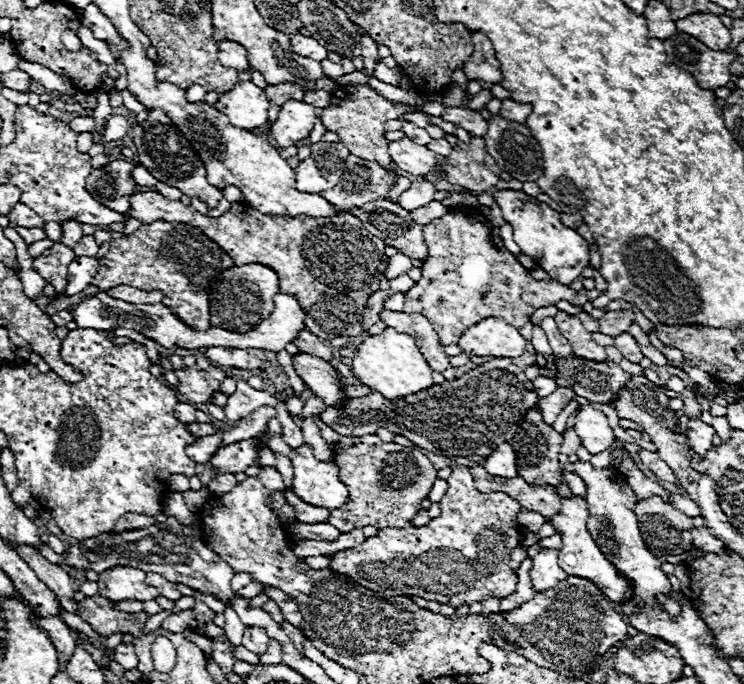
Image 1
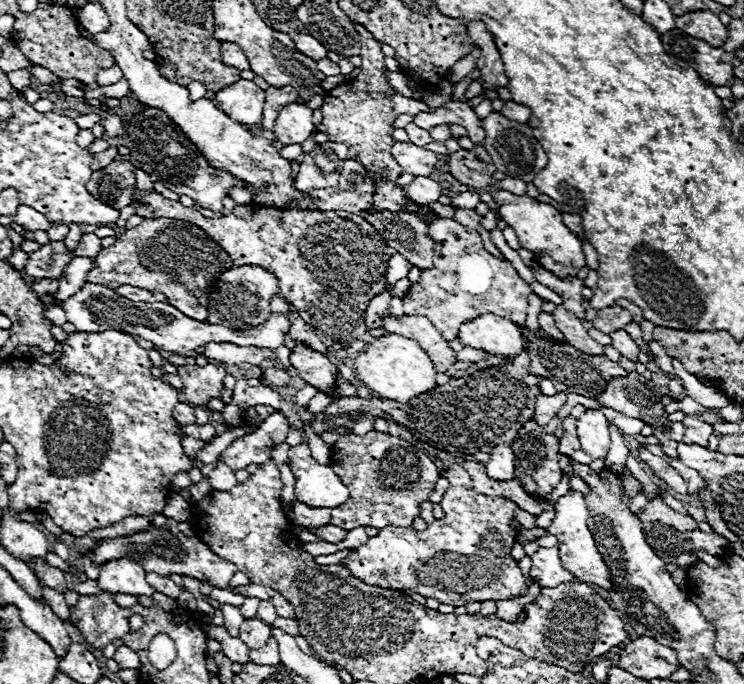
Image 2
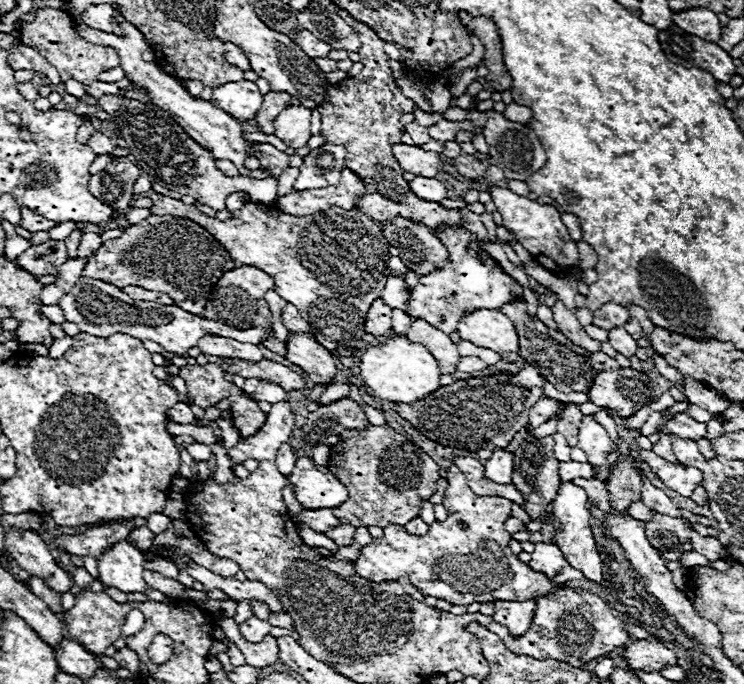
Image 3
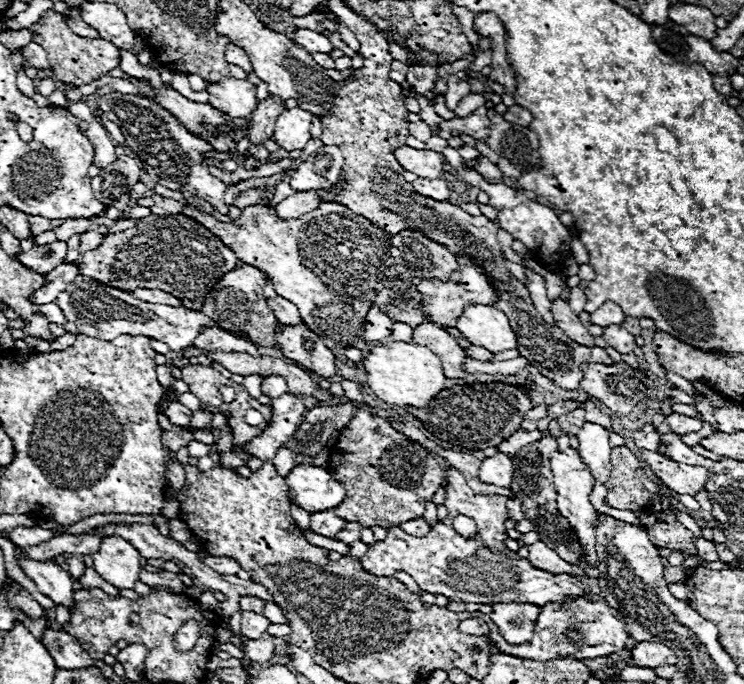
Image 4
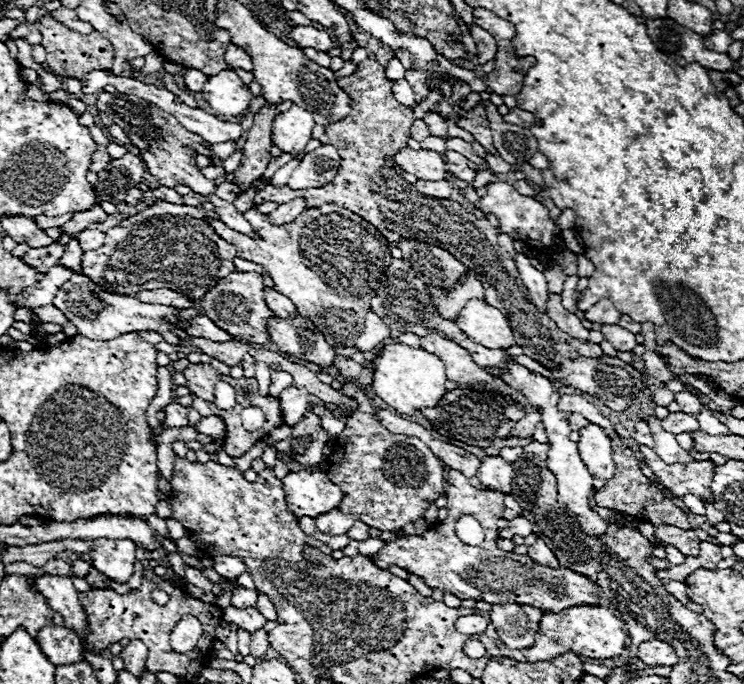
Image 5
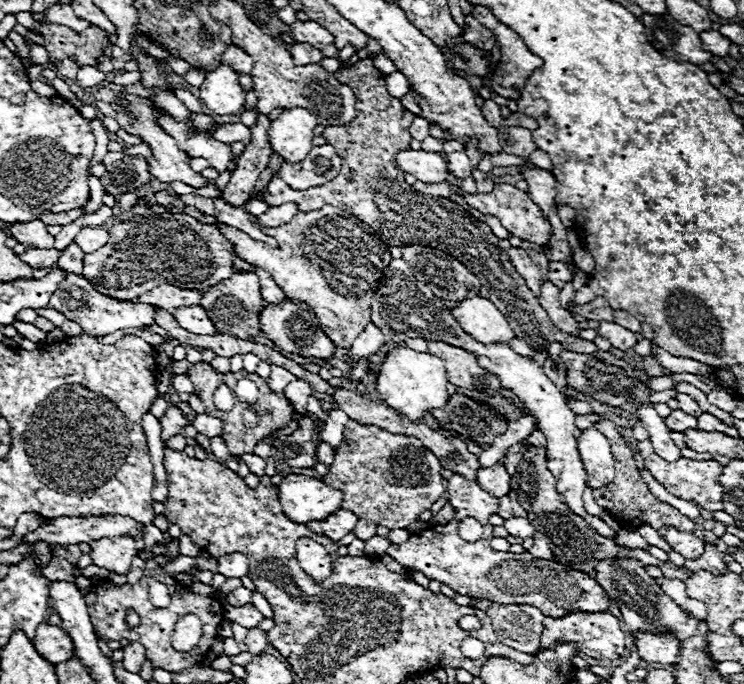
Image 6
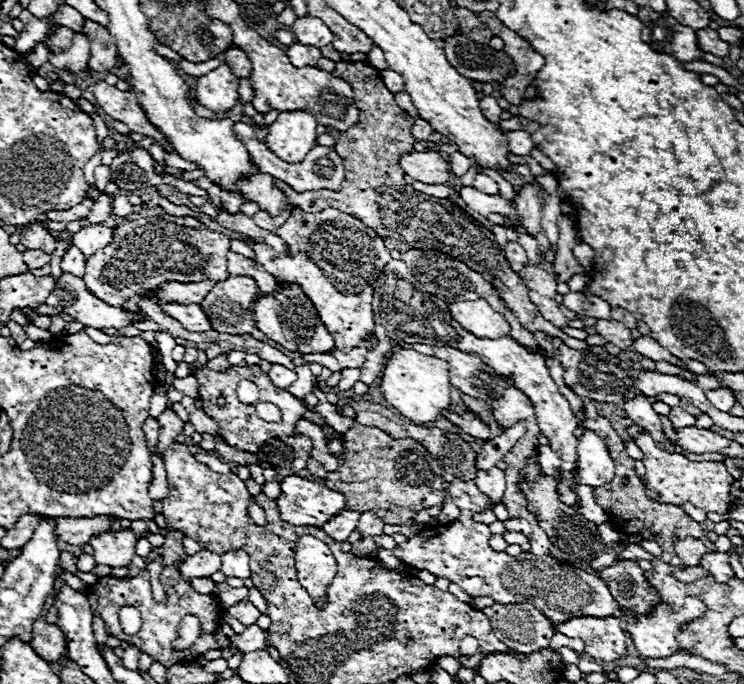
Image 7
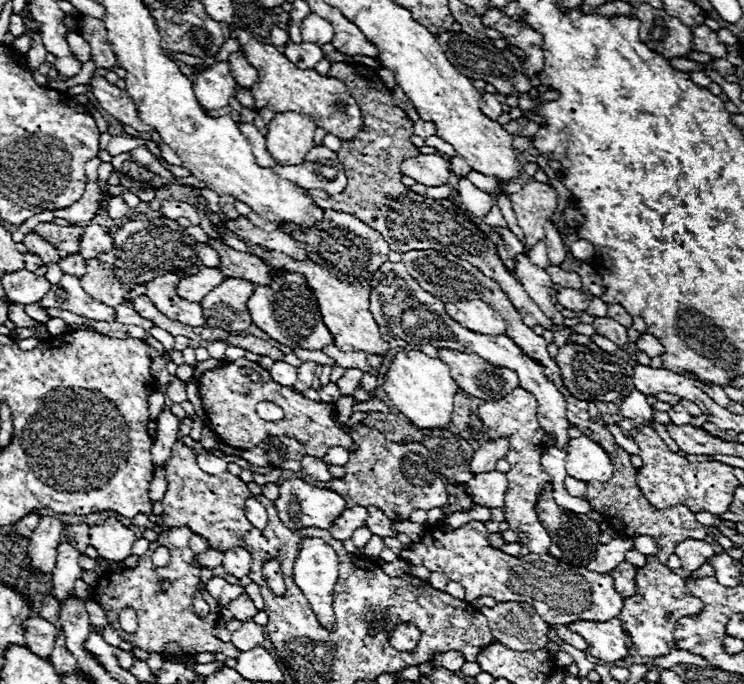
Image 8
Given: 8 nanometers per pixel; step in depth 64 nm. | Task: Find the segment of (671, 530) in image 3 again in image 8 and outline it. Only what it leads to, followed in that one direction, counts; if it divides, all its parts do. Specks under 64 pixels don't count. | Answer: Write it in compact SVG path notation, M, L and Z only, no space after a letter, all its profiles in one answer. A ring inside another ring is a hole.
M686 540L684 544L678 544L676 546L676 554L680 556L680 562L682 562L682 568L684 570L698 570L710 556L714 556L714 550L712 550L712 544L704 542L704 540Z

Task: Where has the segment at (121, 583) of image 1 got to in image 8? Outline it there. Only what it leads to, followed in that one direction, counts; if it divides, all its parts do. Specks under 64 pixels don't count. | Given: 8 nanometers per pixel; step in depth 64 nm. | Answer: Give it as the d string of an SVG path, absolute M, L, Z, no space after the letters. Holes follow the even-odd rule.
M104 518L90 526L90 546L110 562L122 562L132 554L136 534L114 518Z

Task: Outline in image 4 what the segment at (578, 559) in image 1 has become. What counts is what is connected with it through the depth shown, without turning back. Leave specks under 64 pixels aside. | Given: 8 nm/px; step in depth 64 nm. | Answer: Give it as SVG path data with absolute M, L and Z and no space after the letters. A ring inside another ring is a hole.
M566 448L566 450L554 450L554 456L550 458L550 468L554 470L554 478L556 478L556 488L558 488L558 512L572 524L580 544L584 546L584 554L586 560L590 564L598 564L598 556L594 550L596 544L596 526L598 526L598 512L594 510L594 506L590 504L590 492L594 486L594 478L590 474L590 470L586 468L586 464L582 462L580 454L574 448Z

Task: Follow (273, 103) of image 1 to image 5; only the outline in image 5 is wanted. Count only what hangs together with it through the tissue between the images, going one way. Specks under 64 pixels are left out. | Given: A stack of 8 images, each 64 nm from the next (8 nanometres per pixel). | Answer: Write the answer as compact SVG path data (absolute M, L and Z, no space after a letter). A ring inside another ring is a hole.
M264 106L256 118L254 126L248 130L246 146L244 146L244 156L240 166L234 172L234 184L246 192L256 178L262 176L268 164L268 154L272 146L272 122L276 118L276 108Z

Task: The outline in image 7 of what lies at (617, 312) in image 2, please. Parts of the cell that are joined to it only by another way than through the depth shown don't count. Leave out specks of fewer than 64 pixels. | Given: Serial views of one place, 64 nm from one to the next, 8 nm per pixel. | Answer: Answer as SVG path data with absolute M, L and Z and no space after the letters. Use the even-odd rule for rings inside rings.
M568 292L560 298L560 304L564 304L568 310L580 314L580 316L592 316L592 318L610 318L610 304L598 296L586 296L582 292Z

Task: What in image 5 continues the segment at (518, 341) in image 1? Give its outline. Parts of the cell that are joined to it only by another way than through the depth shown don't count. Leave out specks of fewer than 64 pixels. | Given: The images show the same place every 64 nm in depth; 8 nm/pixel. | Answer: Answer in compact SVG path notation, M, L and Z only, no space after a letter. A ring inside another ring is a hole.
M468 300L458 314L456 324L470 340L486 348L510 348L515 344L506 316L486 300Z

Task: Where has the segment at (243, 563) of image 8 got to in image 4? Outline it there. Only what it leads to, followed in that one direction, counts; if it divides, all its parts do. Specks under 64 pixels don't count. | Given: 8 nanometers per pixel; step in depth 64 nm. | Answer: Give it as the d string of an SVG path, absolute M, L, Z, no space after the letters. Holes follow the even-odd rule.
M198 552L198 558L206 564L206 566L210 566L210 568L214 568L218 574L226 574L226 576L234 576L234 574L238 574L240 570L242 570L242 566L236 562L236 560L232 560L232 558L226 558L226 556L210 556L208 552Z

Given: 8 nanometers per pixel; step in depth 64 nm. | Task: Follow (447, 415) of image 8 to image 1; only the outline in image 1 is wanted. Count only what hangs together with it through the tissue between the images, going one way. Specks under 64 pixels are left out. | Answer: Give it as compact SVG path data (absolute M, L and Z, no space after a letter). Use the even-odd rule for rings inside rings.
M386 328L378 336L364 338L352 358L352 372L362 384L372 388L372 392L380 392L388 400L406 398L434 386L432 368L418 350L414 338L408 334L400 334L394 328Z

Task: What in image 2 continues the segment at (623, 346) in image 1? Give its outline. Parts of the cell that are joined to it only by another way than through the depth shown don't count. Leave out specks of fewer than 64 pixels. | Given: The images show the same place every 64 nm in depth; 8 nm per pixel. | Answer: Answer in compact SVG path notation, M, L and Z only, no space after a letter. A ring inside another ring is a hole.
M618 330L618 332L612 332L610 338L612 338L612 346L614 346L622 356L626 356L626 358L632 360L632 362L638 360L638 350L640 350L640 348L638 348L638 344L628 336L628 332Z

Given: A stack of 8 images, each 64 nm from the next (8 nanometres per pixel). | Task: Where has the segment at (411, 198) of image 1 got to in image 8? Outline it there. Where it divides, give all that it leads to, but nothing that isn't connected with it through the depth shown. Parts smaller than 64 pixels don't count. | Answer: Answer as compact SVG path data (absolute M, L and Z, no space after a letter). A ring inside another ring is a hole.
M412 186L412 190L420 196L426 196L430 200L446 200L452 194L452 188L446 186L438 186L438 188L426 188L426 186Z

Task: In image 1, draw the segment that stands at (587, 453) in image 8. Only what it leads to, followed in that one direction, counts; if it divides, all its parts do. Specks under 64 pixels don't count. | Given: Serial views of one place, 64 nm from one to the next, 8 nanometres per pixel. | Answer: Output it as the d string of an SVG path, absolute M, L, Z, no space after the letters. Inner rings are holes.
M584 406L578 412L574 428L582 440L582 446L590 454L600 454L614 442L614 434L612 434L606 414L600 410L594 410L590 406Z

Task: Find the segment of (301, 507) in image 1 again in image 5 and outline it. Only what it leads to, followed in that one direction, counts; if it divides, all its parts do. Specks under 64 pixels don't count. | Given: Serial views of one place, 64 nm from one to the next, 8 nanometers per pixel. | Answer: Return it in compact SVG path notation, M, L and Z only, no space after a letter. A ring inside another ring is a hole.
M332 510L332 512L316 518L316 526L318 526L322 532L330 532L330 536L346 534L346 532L352 528L354 522L356 522L356 520L354 520L352 516L346 516L346 514L342 514L342 512L338 512L338 510Z

